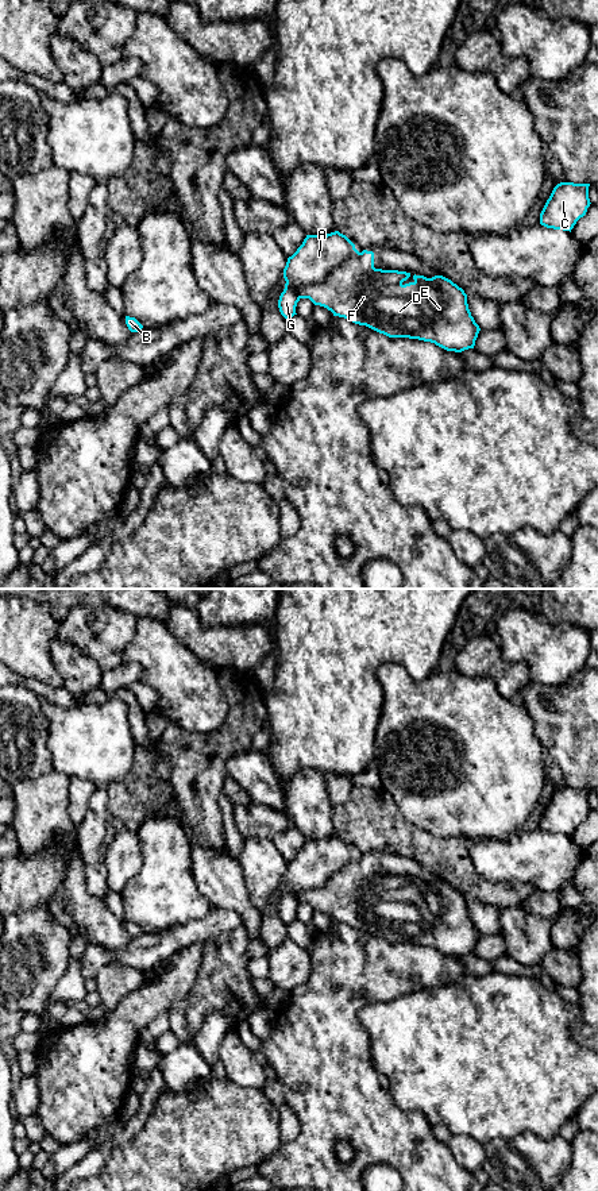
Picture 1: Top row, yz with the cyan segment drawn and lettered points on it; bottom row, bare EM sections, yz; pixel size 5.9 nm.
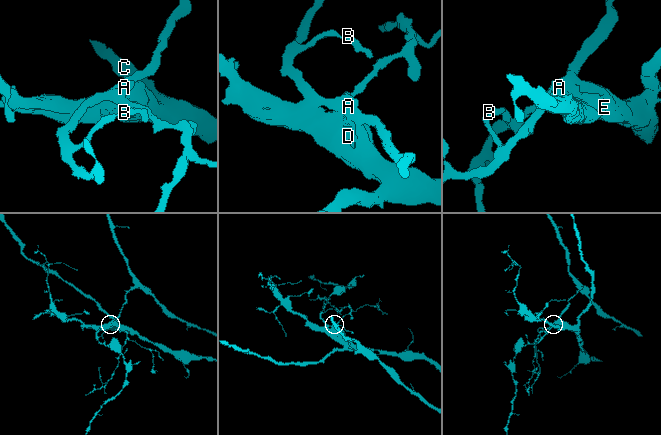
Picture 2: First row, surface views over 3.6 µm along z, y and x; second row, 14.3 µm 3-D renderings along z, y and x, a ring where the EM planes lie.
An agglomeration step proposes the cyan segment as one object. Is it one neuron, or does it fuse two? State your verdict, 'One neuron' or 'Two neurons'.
Two neurons

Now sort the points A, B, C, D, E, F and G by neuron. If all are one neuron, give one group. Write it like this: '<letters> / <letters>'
A B G / C D E F

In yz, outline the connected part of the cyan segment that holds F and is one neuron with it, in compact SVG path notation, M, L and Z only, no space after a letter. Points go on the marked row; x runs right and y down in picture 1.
M356 250L323 284L304 286L298 294L327 308L333 316L366 325L389 338L431 342L455 352L474 348L481 328L471 316L464 290L443 275L427 278L414 274L414 281L404 285L409 277L410 273L406 271L375 269L374 253Z

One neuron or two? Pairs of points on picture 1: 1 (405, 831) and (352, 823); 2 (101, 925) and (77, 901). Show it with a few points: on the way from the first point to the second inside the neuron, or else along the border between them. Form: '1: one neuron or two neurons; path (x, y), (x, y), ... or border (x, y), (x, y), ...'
1: one neuron; path (392, 836), (365, 836)
2: one neuron; path (96, 920), (83, 906)

